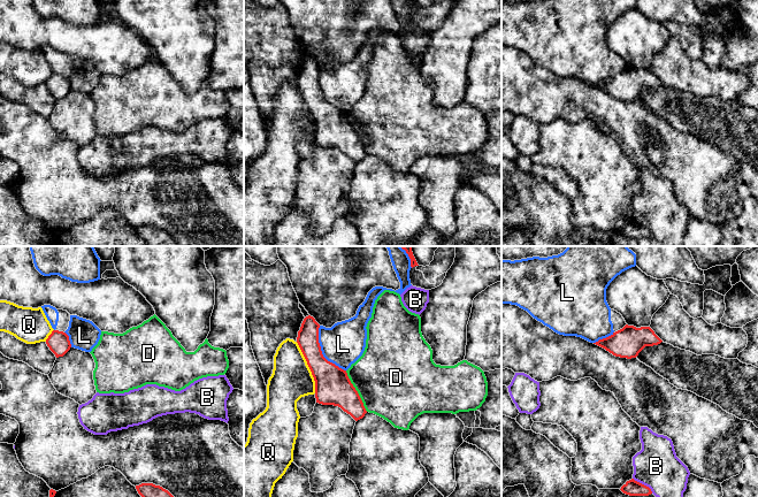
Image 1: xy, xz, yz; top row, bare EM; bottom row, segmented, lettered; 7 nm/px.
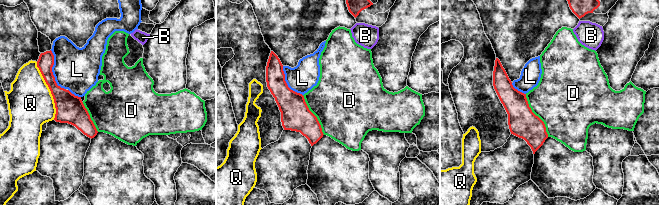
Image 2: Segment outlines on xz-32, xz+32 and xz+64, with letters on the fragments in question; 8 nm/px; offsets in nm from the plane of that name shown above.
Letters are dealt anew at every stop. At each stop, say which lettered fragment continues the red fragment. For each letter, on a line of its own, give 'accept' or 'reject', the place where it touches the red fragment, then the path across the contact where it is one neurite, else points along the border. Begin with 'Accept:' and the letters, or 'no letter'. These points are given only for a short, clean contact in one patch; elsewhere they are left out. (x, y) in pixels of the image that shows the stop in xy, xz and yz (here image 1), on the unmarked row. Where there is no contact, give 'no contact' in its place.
Accept: no letter
B: reject; meets red in yz at (643, 227)
D: reject; meets red in xz at (357, 134)
L: reject; meets red in xz at (321, 94)
Q: reject; meets red in xz at (308, 108); border along xz (296, 84), (313, 120), (315, 135)

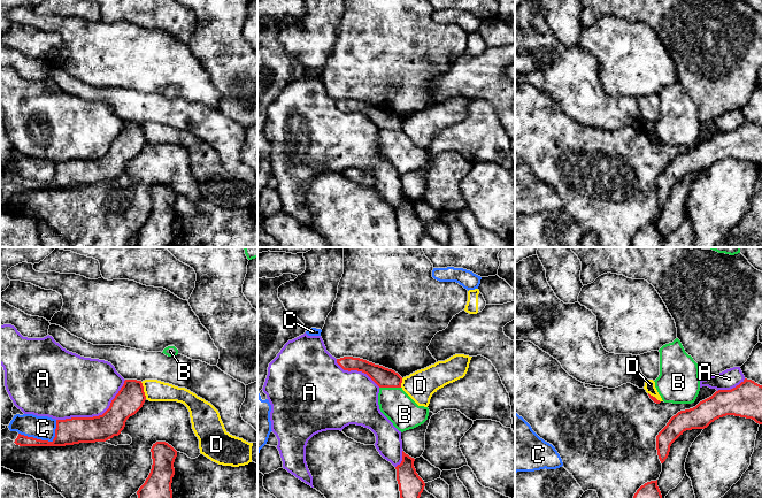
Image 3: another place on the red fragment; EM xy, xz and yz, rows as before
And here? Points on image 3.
Accept: no letter
A: reject; meets red in xy at (95, 159)
B: reject; meets red in xz at (390, 129)
C: reject; meets red in xy at (45, 183)
D: reject; meets red in xy at (143, 132); border along xy (140, 124), (146, 140)

